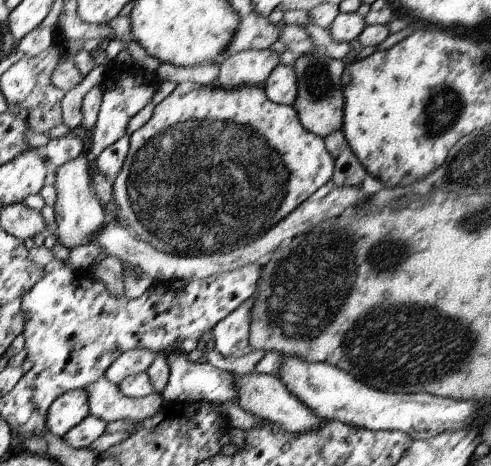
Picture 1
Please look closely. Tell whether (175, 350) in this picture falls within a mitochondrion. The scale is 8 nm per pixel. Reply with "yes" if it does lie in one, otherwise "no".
no

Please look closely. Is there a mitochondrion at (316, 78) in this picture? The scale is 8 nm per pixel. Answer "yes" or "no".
yes

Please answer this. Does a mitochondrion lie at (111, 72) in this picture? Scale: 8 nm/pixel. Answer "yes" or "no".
no

